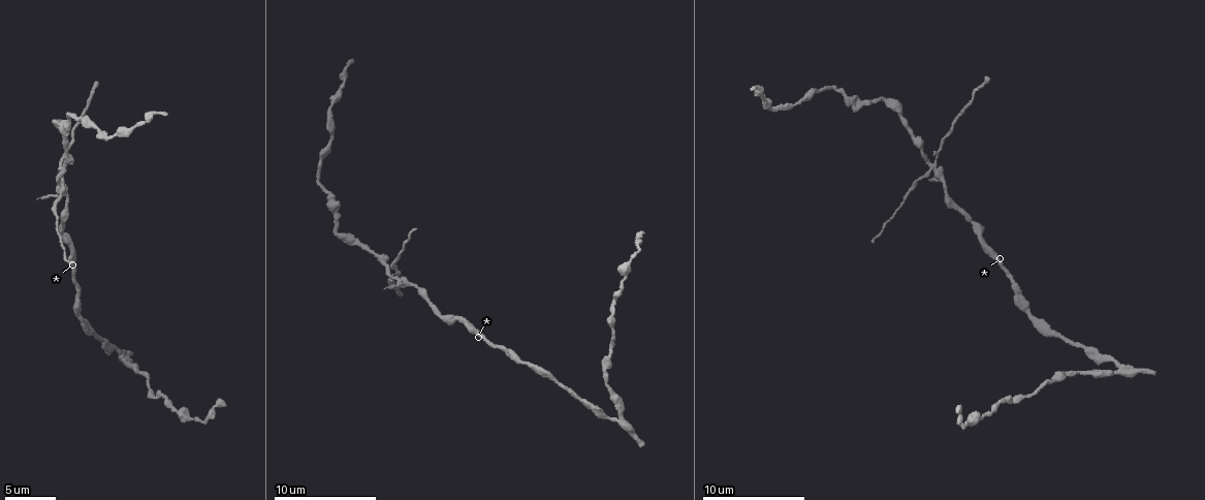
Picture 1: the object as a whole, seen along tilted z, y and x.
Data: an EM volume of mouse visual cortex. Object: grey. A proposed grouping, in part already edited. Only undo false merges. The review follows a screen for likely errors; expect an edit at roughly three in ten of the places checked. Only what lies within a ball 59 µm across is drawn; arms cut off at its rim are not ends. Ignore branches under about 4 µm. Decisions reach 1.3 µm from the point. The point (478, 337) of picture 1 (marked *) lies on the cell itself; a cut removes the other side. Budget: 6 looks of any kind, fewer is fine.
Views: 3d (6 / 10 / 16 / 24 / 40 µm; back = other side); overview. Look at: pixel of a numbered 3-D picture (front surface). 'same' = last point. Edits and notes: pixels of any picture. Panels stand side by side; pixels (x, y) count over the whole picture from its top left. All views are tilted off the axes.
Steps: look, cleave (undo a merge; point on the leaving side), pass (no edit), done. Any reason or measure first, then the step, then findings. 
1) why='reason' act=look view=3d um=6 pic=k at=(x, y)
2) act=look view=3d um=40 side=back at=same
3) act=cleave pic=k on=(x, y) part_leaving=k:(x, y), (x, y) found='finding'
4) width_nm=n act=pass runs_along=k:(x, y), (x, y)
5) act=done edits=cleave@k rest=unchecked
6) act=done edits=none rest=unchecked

why='small branch off a trunk' act=look view=3d um=10 pic=1 at=(60, 181)

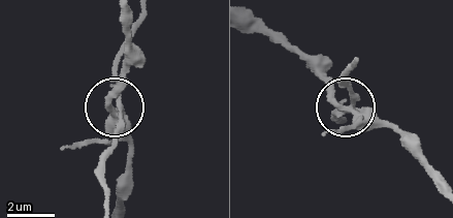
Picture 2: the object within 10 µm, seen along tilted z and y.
arms=4 act=cleave pic=2 on=(115, 136) found='two cells meet here'

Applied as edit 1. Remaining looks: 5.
why='redraw' act=look view=overview

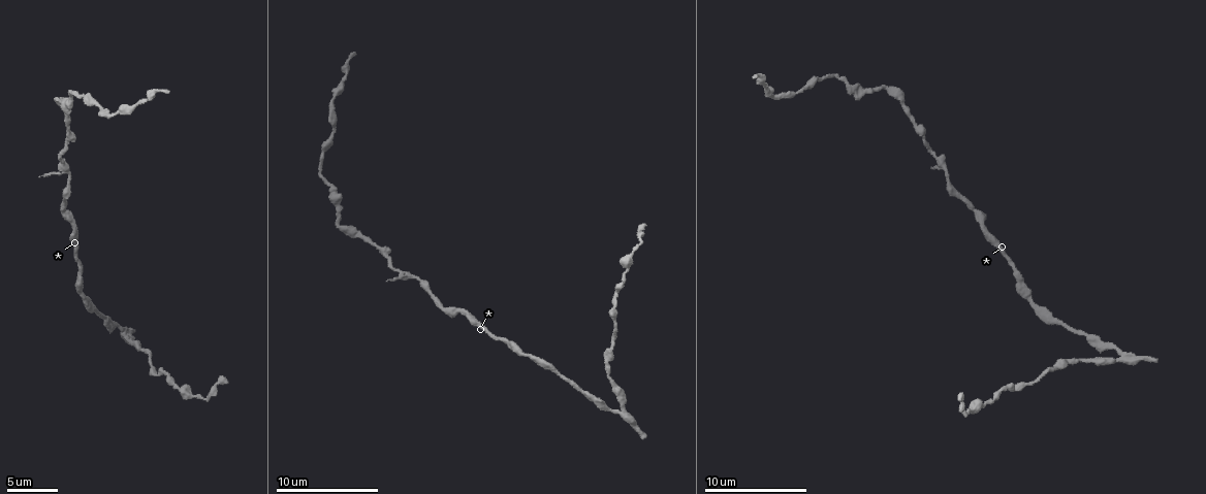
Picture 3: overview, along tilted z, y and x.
why='thick turns thin' act=look view=3d um=10 pic=3 at=(846, 87)

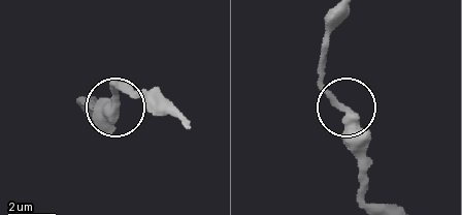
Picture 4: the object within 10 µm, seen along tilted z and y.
width_nm=430 act=pass runs_along=4:(373, 203), (351, 145), (348, 109), (320, 67) found='continuous, no second cell'

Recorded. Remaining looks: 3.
why='thin neck' act=look view=3d um=16 pic=3 at=(624, 272)

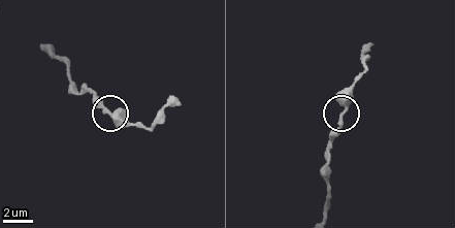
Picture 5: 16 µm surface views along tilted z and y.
act=pass runs_along=5:(322, 212), (329, 191), (330, 134), (355, 78) found='all the same cell'

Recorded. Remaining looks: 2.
act=done edits=cleave@2 rest=unchecked

